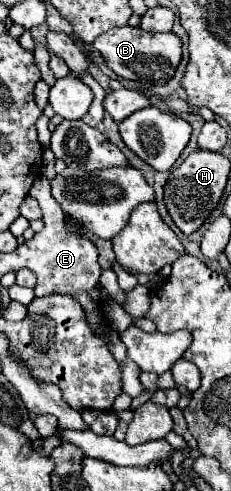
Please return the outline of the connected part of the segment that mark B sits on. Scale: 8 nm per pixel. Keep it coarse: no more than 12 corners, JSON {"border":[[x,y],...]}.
{"border":[[117,27],[93,47],[109,69],[165,85],[179,61],[175,33]]}

